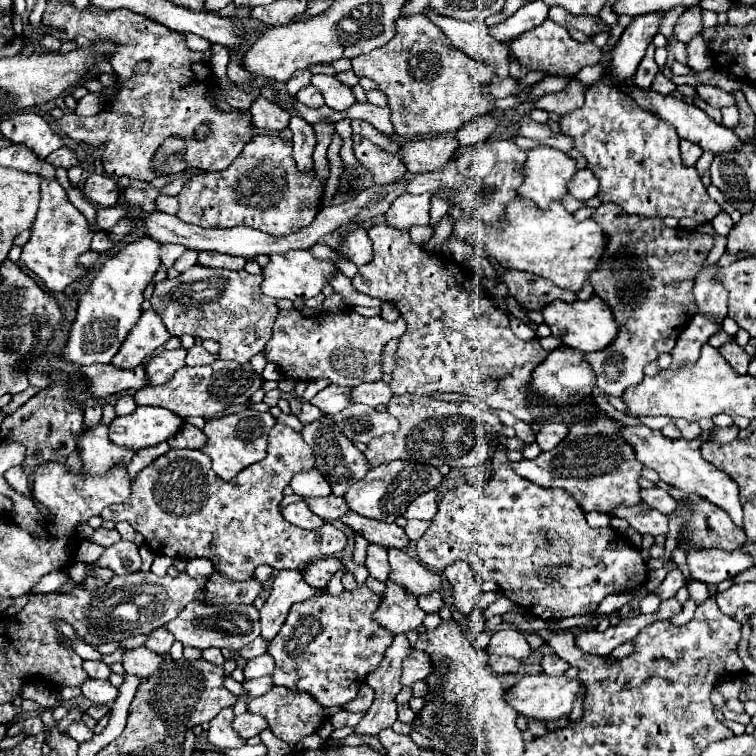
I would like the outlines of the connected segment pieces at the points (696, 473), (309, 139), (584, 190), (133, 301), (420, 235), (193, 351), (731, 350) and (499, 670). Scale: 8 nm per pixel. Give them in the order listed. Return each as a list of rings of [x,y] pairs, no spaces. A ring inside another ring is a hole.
[[[624,426],[624,438],[628,438],[628,442],[632,442],[632,448],[636,448],[636,458],[640,458],[640,462],[644,466],[650,466],[652,470],[658,472],[658,476],[666,482],[666,484],[674,484],[676,488],[684,490],[684,492],[698,492],[702,498],[710,500],[712,504],[720,506],[722,510],[726,510],[730,514],[730,518],[742,526],[742,504],[738,498],[738,486],[736,482],[732,482],[732,478],[728,478],[728,474],[716,470],[716,466],[712,466],[710,462],[704,462],[702,454],[700,454],[700,444],[708,441],[714,429],[704,431],[698,440],[668,440],[662,436],[660,430],[650,430],[646,426]]]
[[[292,116],[290,130],[294,132],[294,138],[292,138],[294,152],[292,152],[292,156],[296,160],[296,168],[304,174],[310,174],[312,172],[312,152],[314,152],[314,146],[316,146],[314,130],[300,116]]]
[[[584,168],[584,170],[578,170],[576,172],[576,178],[572,178],[572,182],[568,182],[568,192],[578,198],[578,200],[588,200],[592,196],[596,196],[598,192],[598,182],[594,178],[594,174]]]
[[[140,238],[104,262],[90,288],[78,300],[76,320],[68,334],[68,342],[60,352],[60,358],[64,362],[74,366],[90,366],[108,364],[114,358],[142,314],[142,294],[146,290],[146,284],[156,274],[156,268],[160,266],[160,246],[162,244],[152,238]]]
[[[414,226],[409,230],[411,240],[421,246],[431,239],[433,233],[434,230],[430,226]]]
[[[194,344],[194,346],[188,350],[186,366],[204,366],[204,364],[212,364],[216,358],[218,358],[216,354],[210,354],[210,352],[204,350],[202,346]]]
[[[730,342],[730,344],[720,346],[718,352],[730,362],[730,366],[732,366],[738,374],[746,374],[746,372],[748,372],[748,364],[750,364],[752,356],[748,356],[742,346],[738,346],[736,342]]]
[[[490,656],[490,668],[498,674],[498,676],[504,676],[504,674],[514,674],[520,670],[520,662],[514,660],[514,658],[506,658],[506,656]]]

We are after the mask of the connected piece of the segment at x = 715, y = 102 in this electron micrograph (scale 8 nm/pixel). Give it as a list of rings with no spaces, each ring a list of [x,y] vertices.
[[[708,84],[696,86],[696,96],[714,108],[724,108],[724,106],[734,104],[734,96],[730,92],[716,86],[708,86]]]

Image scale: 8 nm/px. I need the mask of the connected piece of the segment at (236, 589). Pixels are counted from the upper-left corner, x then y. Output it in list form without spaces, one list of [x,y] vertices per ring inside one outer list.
[[[214,572],[204,590],[206,604],[252,604],[260,594],[262,584],[254,578],[248,578],[244,582],[232,582],[220,572]]]

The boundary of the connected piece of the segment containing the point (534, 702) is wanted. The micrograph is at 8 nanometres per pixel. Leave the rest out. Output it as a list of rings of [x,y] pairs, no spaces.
[[[536,674],[536,676],[524,676],[520,678],[510,690],[506,690],[504,700],[508,702],[508,706],[512,706],[518,714],[532,718],[532,720],[558,720],[562,716],[568,716],[572,710],[572,702],[578,694],[582,694],[584,688],[578,680],[568,680],[564,676],[548,676],[548,674]]]

